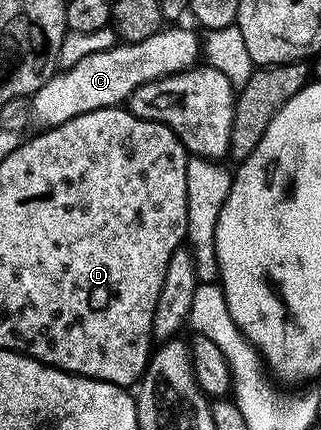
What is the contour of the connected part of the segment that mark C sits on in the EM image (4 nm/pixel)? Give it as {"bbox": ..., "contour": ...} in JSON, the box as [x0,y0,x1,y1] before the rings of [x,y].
{"bbox":[28,28,200,128],"contour":[[[163,28],[157,30],[148,40],[139,42],[122,42],[116,44],[111,50],[104,52],[92,52],[92,56],[84,56],[80,64],[72,68],[55,72],[39,90],[29,99],[28,105],[34,109],[34,118],[39,122],[39,127],[49,128],[59,126],[84,112],[92,112],[100,108],[109,106],[121,107],[123,103],[130,99],[132,92],[152,80],[160,80],[169,74],[179,74],[190,69],[200,58],[200,38],[190,30],[169,30]]]}

